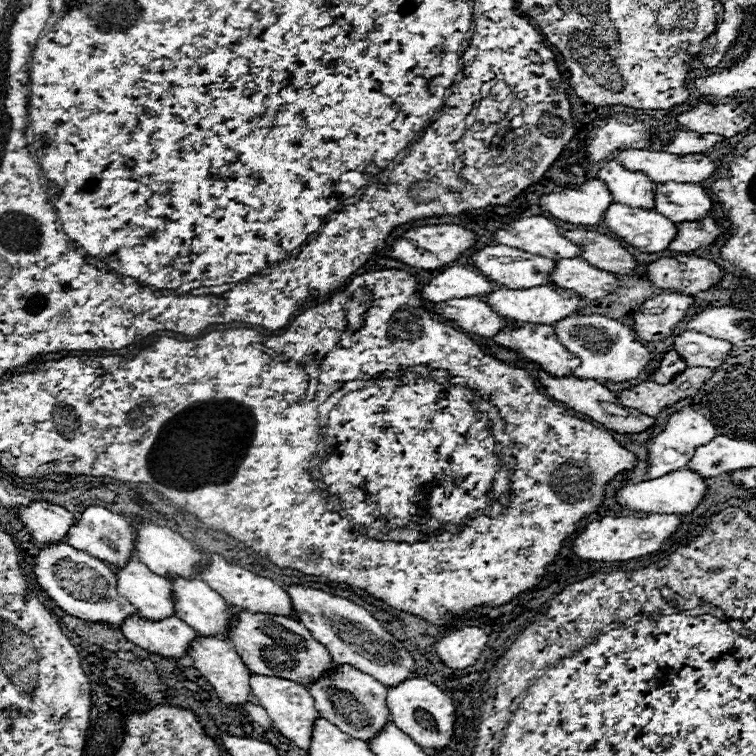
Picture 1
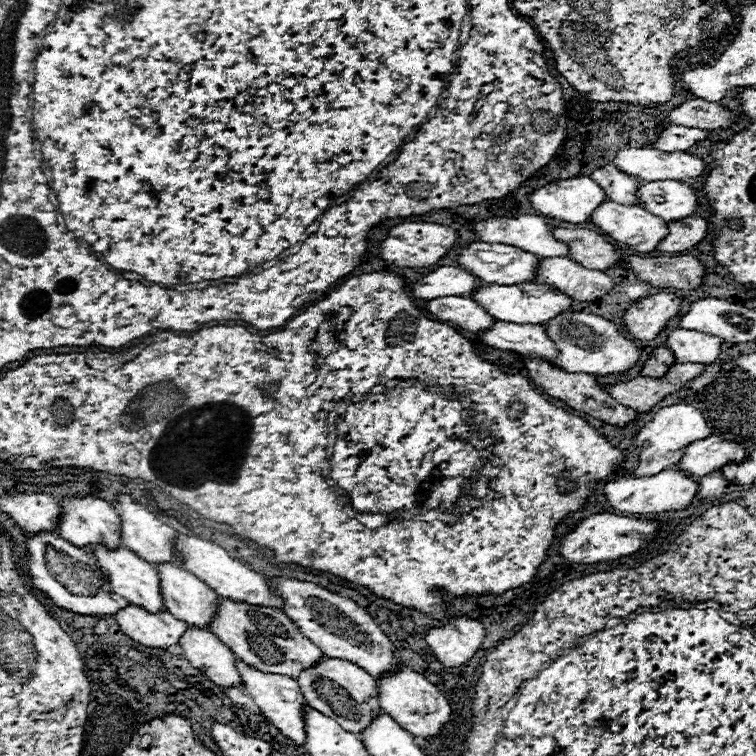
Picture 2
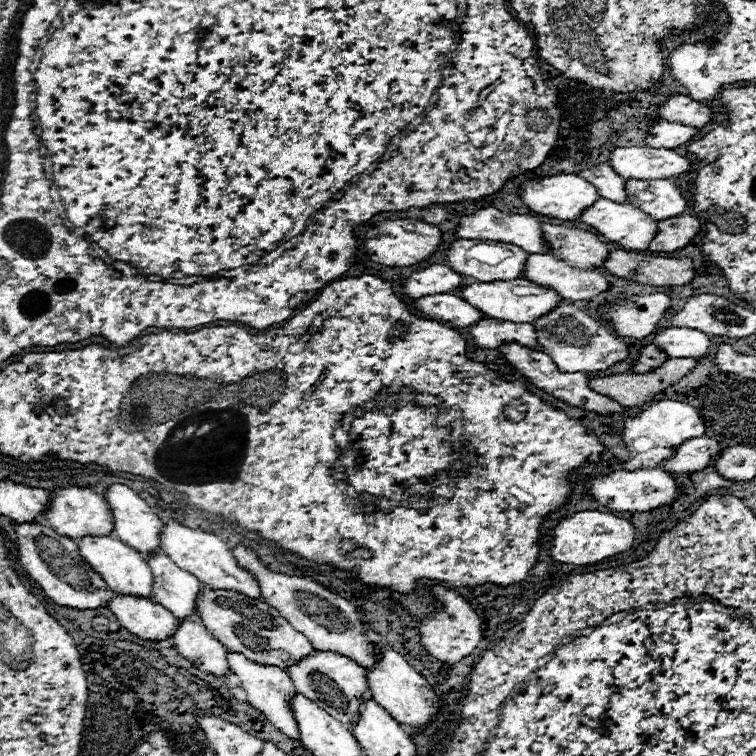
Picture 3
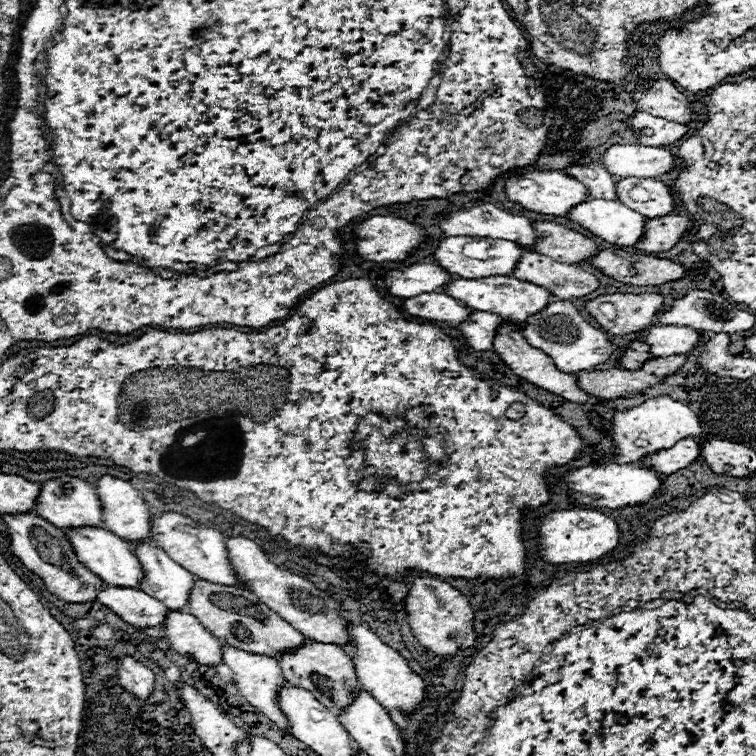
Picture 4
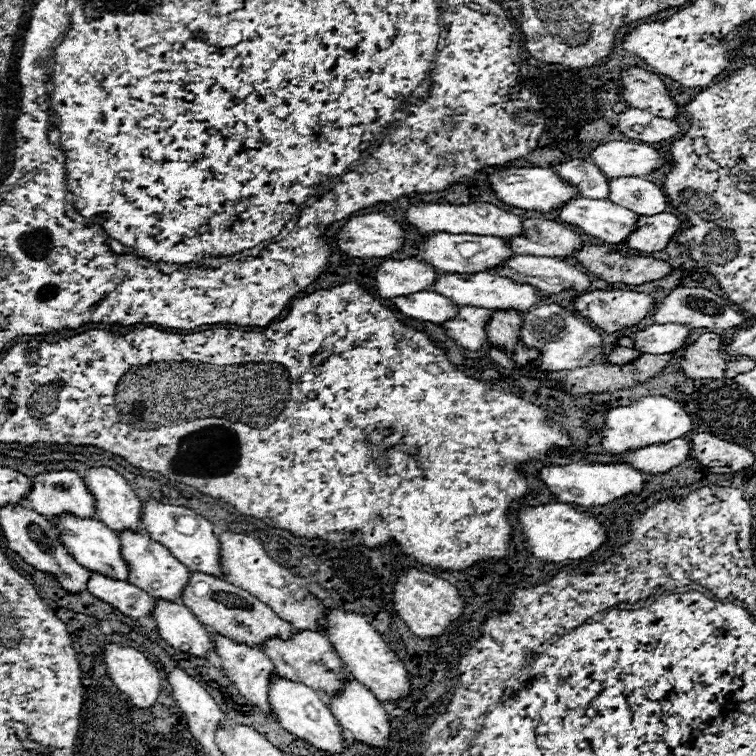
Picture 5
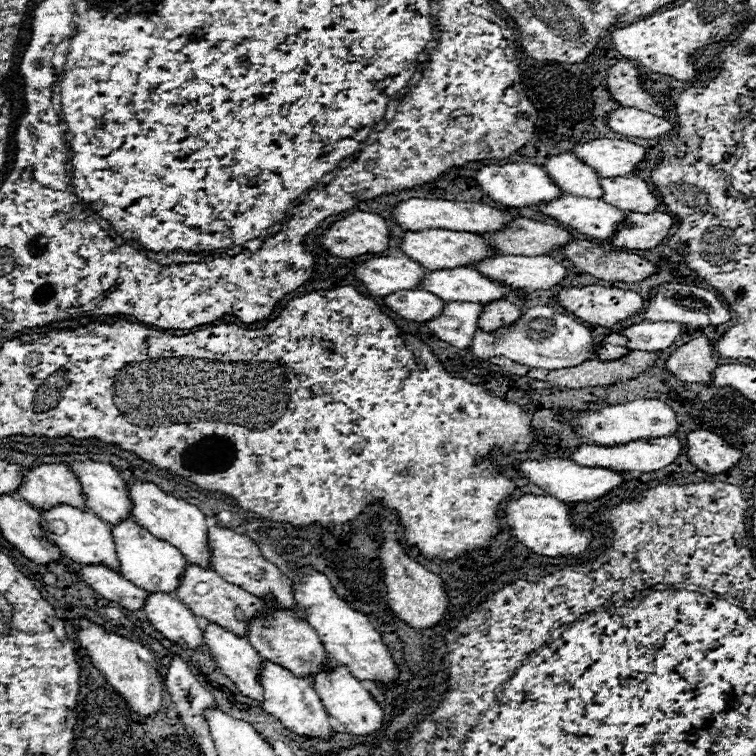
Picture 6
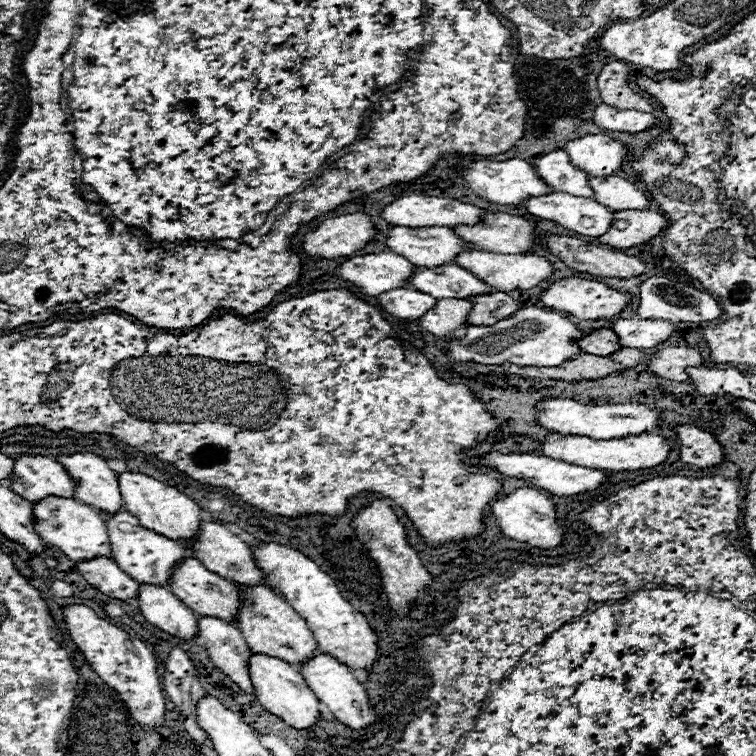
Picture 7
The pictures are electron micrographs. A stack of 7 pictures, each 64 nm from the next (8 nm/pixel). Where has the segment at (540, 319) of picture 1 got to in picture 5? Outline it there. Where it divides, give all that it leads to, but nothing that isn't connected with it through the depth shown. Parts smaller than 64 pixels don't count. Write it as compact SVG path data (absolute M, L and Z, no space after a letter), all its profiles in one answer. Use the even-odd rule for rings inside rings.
M476 272L476 274L438 274L436 284L432 286L434 292L442 292L442 296L454 300L458 306L482 306L482 308L514 308L518 312L526 312L528 308L536 306L540 302L540 292L534 290L528 284L516 284L508 278L494 276L488 272Z

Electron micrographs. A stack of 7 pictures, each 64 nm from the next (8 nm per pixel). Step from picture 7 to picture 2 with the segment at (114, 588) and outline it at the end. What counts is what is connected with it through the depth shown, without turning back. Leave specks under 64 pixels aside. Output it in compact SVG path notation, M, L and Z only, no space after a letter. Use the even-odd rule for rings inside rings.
M128 604L116 614L120 630L132 640L152 646L152 648L168 648L170 644L178 644L180 636L188 628L186 622L174 618L170 612L148 612L142 606Z

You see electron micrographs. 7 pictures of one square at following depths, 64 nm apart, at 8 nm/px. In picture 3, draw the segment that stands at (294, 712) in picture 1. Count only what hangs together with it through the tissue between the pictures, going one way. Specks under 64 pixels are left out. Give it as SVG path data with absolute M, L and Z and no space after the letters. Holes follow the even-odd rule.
M230 652L228 664L230 664L230 670L238 676L240 688L246 692L248 702L250 702L256 710L260 710L260 712L266 716L266 720L268 720L270 724L274 724L282 734L286 734L288 738L298 740L298 738L300 738L300 736L298 736L298 726L296 726L296 720L294 720L294 716L292 716L292 710L288 708L288 700L296 694L296 688L292 686L290 676L288 676L284 670L280 670L280 668L266 666L266 664L258 664L258 662L248 660L246 656L242 656L242 654L238 654L238 652Z

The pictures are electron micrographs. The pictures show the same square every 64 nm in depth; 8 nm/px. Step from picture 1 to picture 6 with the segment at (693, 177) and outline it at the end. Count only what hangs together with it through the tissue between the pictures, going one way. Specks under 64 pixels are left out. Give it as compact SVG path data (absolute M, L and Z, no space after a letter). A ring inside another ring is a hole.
M596 138L576 144L572 154L578 156L578 160L584 164L590 164L590 168L594 168L600 178L610 178L634 172L644 160L646 150L624 140Z

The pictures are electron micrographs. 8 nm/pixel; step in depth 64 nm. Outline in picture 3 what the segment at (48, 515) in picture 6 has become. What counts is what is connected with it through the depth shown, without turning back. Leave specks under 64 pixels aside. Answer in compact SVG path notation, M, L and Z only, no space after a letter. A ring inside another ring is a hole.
M84 536L82 540L76 540L76 544L80 550L80 556L84 556L88 564L92 564L92 568L102 576L102 580L106 580L110 590L152 598L150 594L152 592L152 570L146 564L146 560L140 556L140 552L134 552L134 548L130 548L128 544L120 542L114 536Z

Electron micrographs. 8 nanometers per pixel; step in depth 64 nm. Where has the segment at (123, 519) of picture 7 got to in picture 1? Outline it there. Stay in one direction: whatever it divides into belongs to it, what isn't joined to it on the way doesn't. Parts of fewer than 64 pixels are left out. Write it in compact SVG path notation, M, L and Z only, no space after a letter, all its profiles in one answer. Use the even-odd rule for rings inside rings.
M174 578L170 580L174 588L176 610L174 614L180 620L186 620L198 634L224 634L228 618L234 612L234 606L228 606L226 600L212 590L206 582L198 578Z

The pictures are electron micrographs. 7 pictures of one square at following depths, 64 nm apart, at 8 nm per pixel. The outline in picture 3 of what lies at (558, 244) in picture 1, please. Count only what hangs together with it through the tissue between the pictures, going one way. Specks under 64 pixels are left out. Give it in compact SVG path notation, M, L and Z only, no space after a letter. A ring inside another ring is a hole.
M494 206L480 208L470 216L462 216L454 236L476 240L506 240L526 248L526 252L548 252L542 238L540 220L526 214L504 214Z

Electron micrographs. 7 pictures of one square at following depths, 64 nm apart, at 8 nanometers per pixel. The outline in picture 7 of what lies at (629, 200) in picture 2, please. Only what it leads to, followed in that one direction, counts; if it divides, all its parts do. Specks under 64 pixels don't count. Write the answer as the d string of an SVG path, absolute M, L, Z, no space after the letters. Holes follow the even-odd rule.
M556 150L536 160L530 160L530 164L538 168L538 176L542 176L542 180L546 180L550 188L558 192L570 192L574 196L592 196L592 190L588 186L588 174L576 170L570 164L566 152Z

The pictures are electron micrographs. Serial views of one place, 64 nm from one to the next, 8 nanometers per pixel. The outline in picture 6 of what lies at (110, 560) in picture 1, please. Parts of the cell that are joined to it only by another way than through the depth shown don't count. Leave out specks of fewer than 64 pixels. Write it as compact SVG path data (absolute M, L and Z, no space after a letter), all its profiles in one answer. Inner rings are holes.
M38 464L24 468L18 496L22 496L22 500L30 500L38 510L46 510L56 504L86 508L82 486L66 464Z

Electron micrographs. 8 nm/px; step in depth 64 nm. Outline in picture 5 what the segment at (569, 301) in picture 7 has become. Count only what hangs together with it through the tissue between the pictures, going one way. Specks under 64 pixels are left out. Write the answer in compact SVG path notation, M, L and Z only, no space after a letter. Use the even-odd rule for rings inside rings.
M588 290L576 294L572 306L604 332L616 332L640 324L652 310L652 298L632 290Z

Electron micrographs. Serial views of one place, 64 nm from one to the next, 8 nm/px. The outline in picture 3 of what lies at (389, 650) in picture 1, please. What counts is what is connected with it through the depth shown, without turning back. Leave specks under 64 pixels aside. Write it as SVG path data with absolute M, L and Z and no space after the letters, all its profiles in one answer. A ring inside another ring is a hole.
M238 544L232 552L238 564L242 564L242 568L258 576L258 584L262 584L262 600L272 608L278 608L278 612L282 612L282 616L290 620L290 624L298 632L302 632L314 644L314 648L332 650L342 656L350 656L364 668L370 668L374 664L374 648L366 634L366 624L360 620L352 602L344 600L338 594L332 594L314 580L268 570L268 566L258 558L258 554L250 546Z

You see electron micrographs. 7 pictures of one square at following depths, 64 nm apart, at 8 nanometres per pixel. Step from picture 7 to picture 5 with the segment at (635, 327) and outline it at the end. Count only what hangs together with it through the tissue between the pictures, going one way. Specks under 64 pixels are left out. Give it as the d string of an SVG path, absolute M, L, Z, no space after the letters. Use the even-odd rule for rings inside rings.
M652 324L632 334L634 348L646 354L670 354L686 346L688 328L682 324Z

